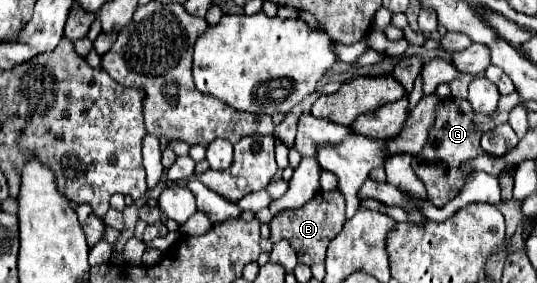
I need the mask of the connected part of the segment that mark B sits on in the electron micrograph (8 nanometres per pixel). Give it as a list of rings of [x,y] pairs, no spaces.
[[[319,192],[305,206],[295,208],[295,210],[283,210],[283,212],[275,214],[273,220],[269,222],[269,228],[271,228],[269,240],[273,244],[277,244],[279,240],[287,240],[293,246],[299,264],[313,266],[313,264],[321,264],[325,260],[325,250],[327,250],[331,238],[341,232],[345,222],[347,222],[347,218],[345,218],[343,194],[341,192]]]

